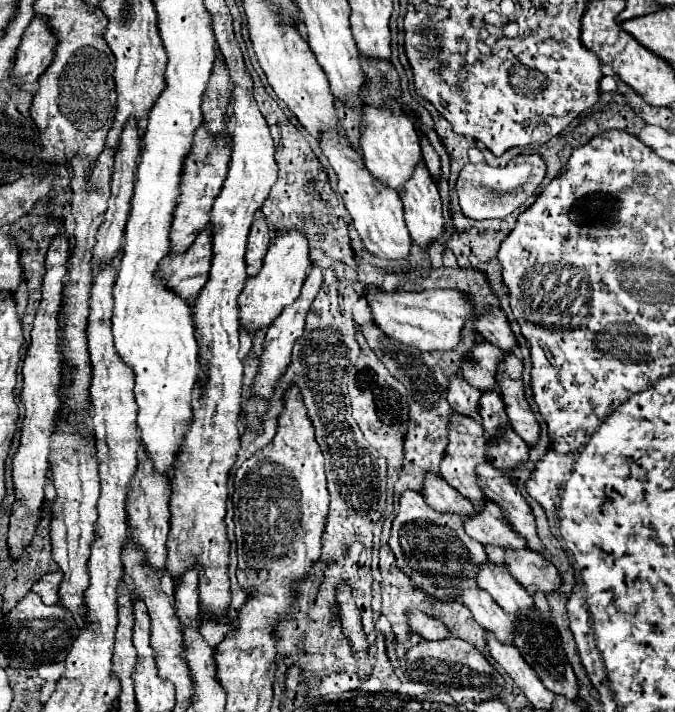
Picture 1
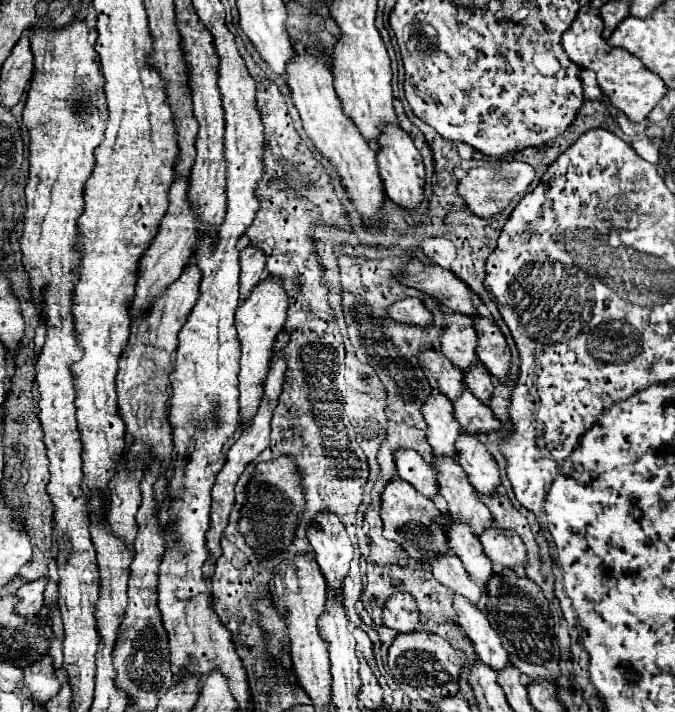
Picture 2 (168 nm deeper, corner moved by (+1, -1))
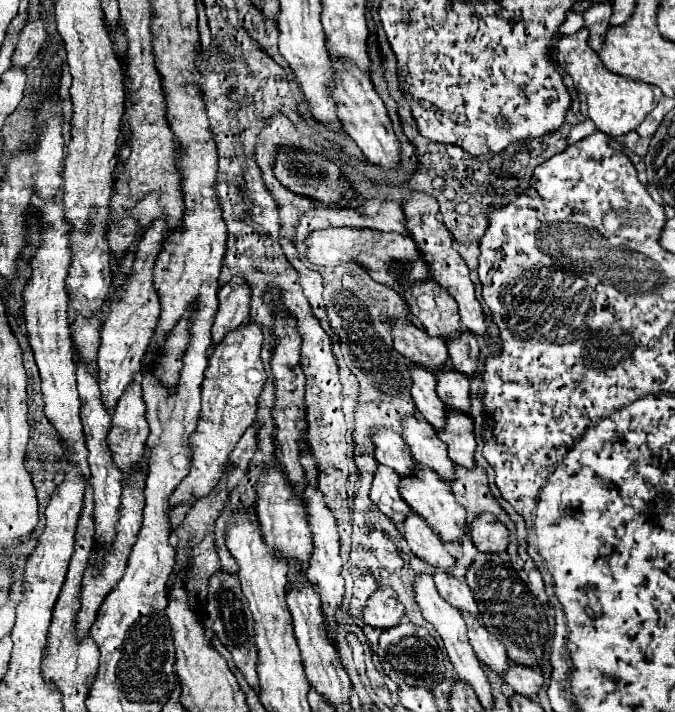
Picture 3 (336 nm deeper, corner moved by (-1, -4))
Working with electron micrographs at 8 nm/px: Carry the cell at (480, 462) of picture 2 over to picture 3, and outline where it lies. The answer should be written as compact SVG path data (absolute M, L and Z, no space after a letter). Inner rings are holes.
M446 407L446 409L448 409L446 425L438 433L438 437L446 443L448 457L456 465L472 467L474 449L476 449L476 439L474 439L474 433L472 433L474 423L472 423L470 415L460 413L458 409L452 409L452 407Z

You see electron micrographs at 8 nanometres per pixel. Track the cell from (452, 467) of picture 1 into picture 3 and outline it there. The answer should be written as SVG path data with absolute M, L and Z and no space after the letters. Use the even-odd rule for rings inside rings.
M408 361L408 371L410 371L410 379L412 379L412 387L410 387L410 395L416 401L418 411L424 415L424 419L438 431L444 429L444 421L446 421L446 407L440 401L440 397L436 395L436 379L432 377L430 371L426 371L424 365L418 363L410 363Z

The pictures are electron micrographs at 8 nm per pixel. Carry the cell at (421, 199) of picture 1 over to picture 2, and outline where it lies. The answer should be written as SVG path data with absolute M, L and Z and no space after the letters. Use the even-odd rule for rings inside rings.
M386 126L382 132L382 146L376 152L378 166L382 168L382 180L386 180L386 196L402 210L418 210L424 202L424 164L412 138L400 126Z

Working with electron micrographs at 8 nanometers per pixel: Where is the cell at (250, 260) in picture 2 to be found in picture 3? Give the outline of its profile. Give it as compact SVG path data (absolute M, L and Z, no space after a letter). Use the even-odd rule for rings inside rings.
M234 277L218 291L218 313L212 325L212 343L220 343L230 331L238 329L248 319L248 285Z

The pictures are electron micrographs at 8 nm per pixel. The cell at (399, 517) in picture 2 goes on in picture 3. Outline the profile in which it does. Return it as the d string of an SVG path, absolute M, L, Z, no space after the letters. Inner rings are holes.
M378 465L370 489L370 499L382 513L388 515L392 523L402 523L404 517L410 513L410 507L398 495L398 481L400 475L396 471L388 469L386 465Z

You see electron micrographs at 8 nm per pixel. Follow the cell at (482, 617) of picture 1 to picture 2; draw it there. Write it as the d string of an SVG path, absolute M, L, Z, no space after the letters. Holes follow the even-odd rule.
M440 556L440 558L434 558L428 562L430 568L432 568L432 574L434 578L448 586L450 590L454 590L456 594L468 598L470 602L474 602L476 606L482 604L480 596L482 596L482 588L472 582L462 566L462 560L458 556Z

